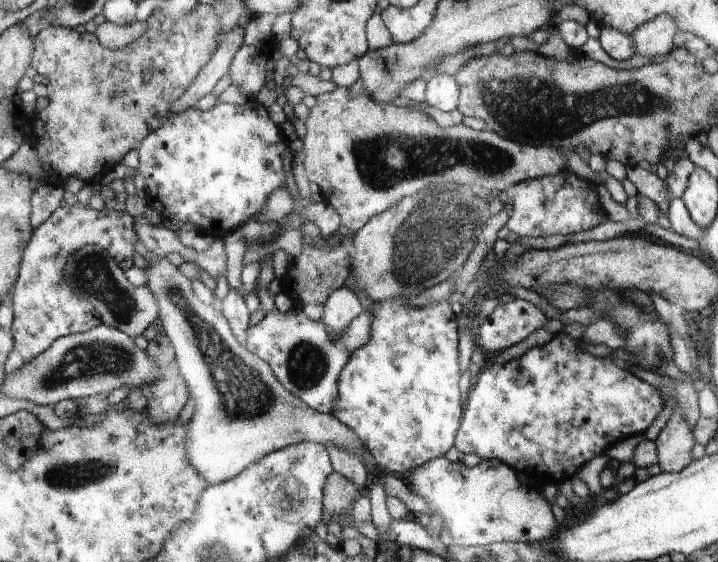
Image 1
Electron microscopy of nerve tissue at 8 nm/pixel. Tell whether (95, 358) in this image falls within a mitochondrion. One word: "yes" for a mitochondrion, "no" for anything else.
yes

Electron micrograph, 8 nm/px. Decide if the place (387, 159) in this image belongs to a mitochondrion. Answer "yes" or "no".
yes

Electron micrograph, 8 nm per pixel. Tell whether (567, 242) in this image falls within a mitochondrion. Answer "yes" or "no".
no

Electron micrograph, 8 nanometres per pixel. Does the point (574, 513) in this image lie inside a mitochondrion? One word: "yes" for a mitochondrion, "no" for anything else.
no

